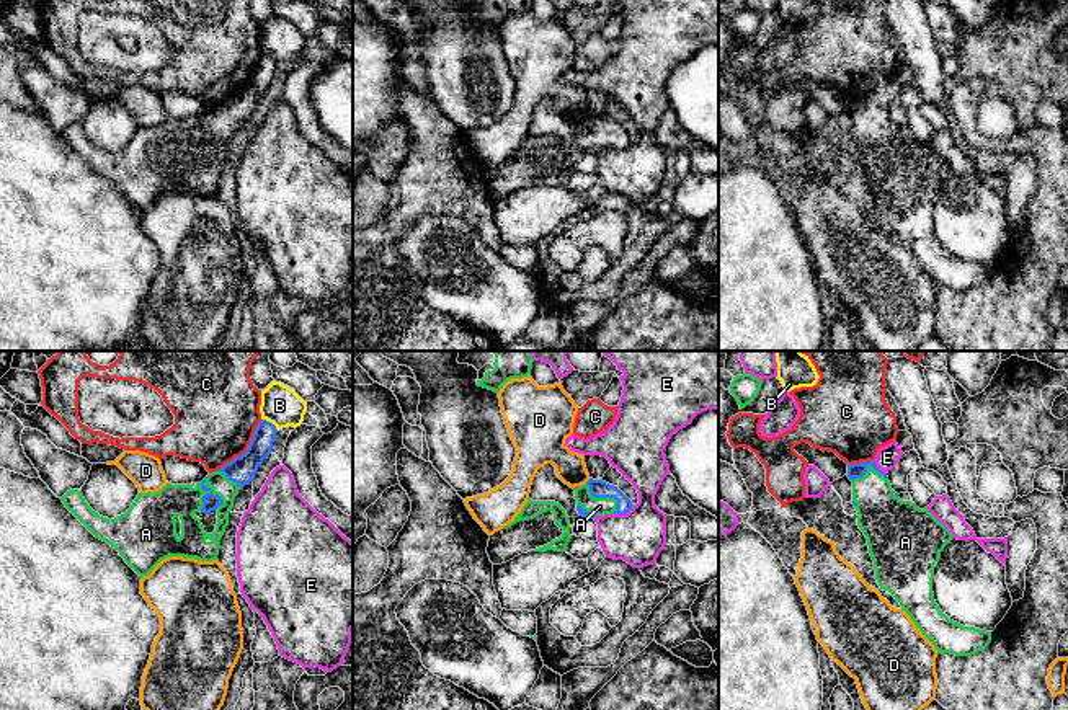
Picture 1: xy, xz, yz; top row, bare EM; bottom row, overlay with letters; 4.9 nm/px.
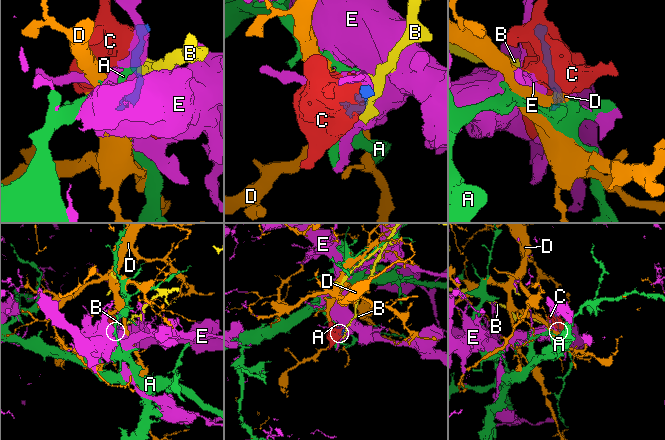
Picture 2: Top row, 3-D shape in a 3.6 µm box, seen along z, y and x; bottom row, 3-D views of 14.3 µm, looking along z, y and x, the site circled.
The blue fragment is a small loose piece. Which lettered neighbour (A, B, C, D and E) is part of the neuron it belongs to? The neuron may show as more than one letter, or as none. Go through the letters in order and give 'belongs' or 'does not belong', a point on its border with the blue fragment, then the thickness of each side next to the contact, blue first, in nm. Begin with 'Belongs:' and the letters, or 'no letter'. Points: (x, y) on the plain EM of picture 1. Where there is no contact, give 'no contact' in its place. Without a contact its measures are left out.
Belongs: A
A: belongs; meets blue in xy at (208, 128); 80 nm thick on the blue side, 170 nm on the other
B: does not belong; meets blue in xy at (268, 56); 120 nm thick on the blue side, 190 nm on the other
C: does not belong; meets blue in xy at (247, 85); 130 nm thick on the blue side, 420 nm on the other
D: does not belong; meets blue in xz at (588, 115); 90 nm thick on the blue side, 160 nm on the other
E: does not belong; meets blue in xz at (624, 147); 90 nm thick on the blue side, 260 nm on the other

